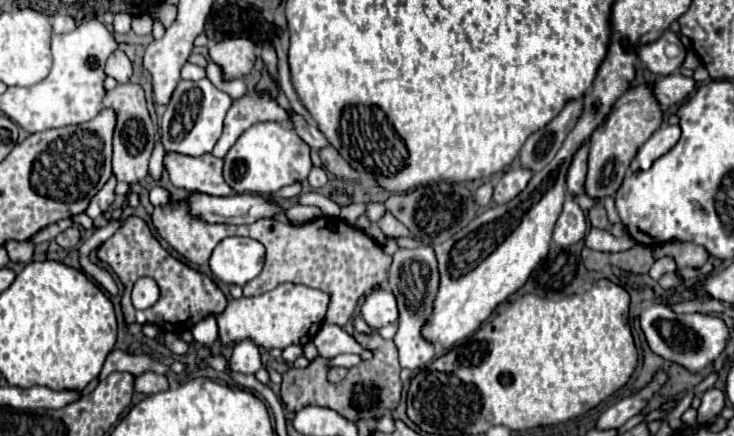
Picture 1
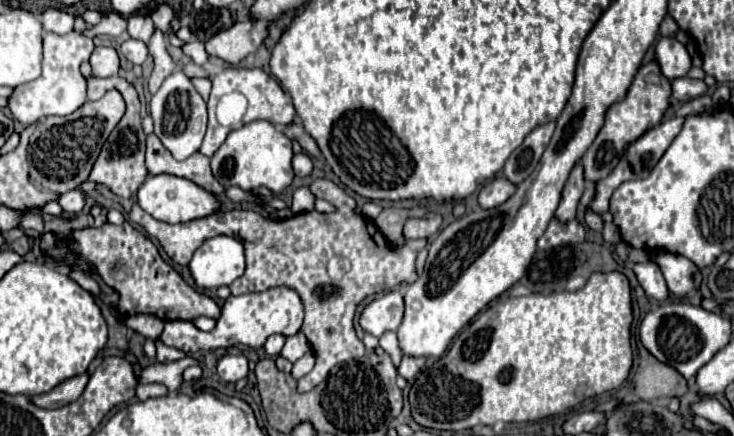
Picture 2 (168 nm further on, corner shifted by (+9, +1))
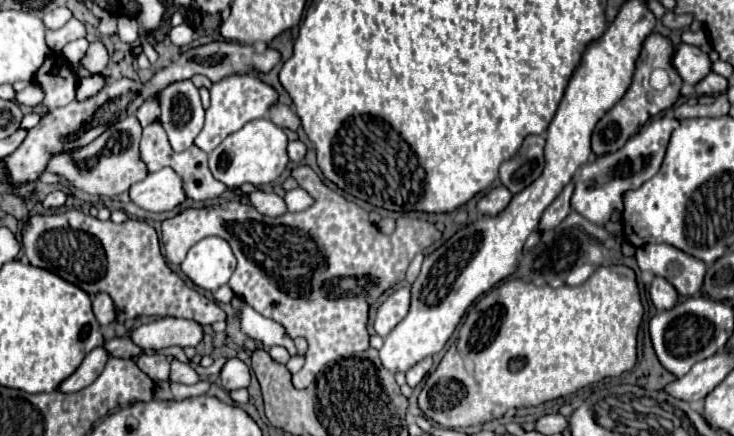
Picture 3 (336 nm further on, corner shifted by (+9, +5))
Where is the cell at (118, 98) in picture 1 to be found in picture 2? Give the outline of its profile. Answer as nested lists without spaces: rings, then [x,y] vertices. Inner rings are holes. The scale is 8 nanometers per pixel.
[[[121,76],[87,80],[87,96],[89,96],[89,100],[99,100],[107,90],[121,92],[121,96],[125,100],[125,116],[119,120],[119,124],[113,128],[113,132],[107,138],[107,142],[103,144],[103,150],[101,150],[93,170],[91,170],[89,180],[109,186],[121,198],[129,198],[129,196],[133,196],[139,190],[139,186],[147,178],[147,168],[145,168],[145,132],[143,132],[141,114],[139,114],[141,102],[137,98],[137,90],[133,88],[133,84],[129,80],[125,80],[125,78],[121,78]]]

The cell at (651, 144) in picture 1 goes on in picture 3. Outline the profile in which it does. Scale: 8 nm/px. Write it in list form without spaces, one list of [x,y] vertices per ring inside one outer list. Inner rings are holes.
[[[657,116],[642,126],[641,132],[629,138],[621,150],[609,156],[597,156],[595,160],[591,158],[587,164],[583,164],[579,176],[575,176],[573,180],[577,182],[577,186],[573,190],[571,208],[577,210],[581,216],[585,216],[589,222],[603,226],[615,210],[623,210],[623,194],[627,190],[639,188],[645,180],[653,178],[659,172],[665,148],[669,144],[669,136],[677,126],[679,122],[675,118]]]

